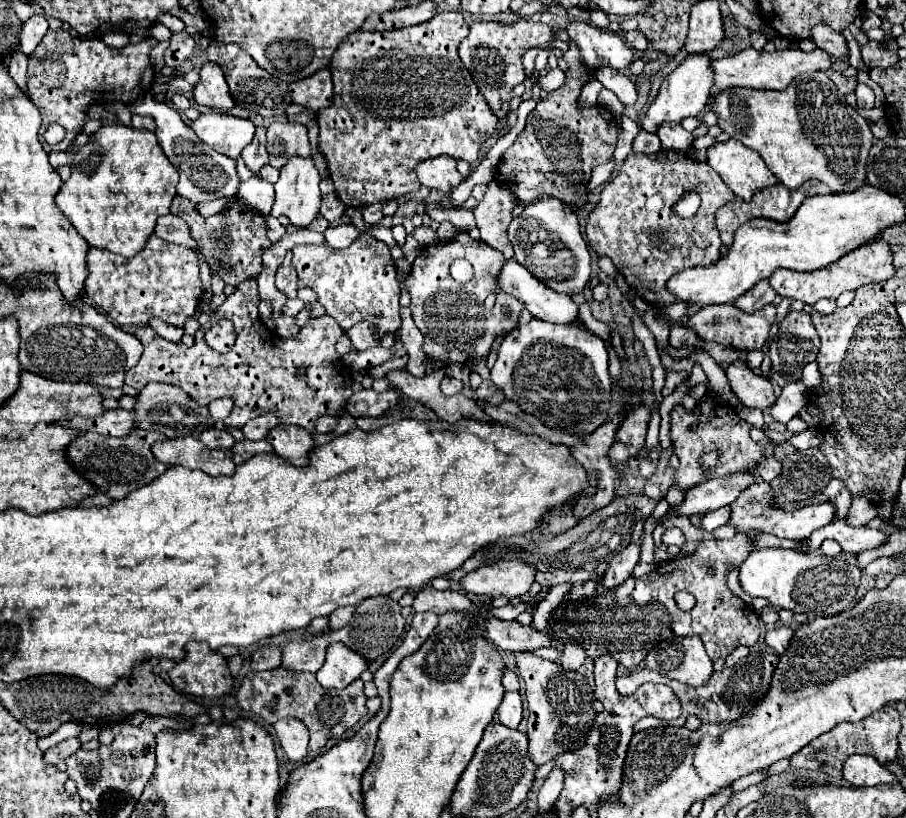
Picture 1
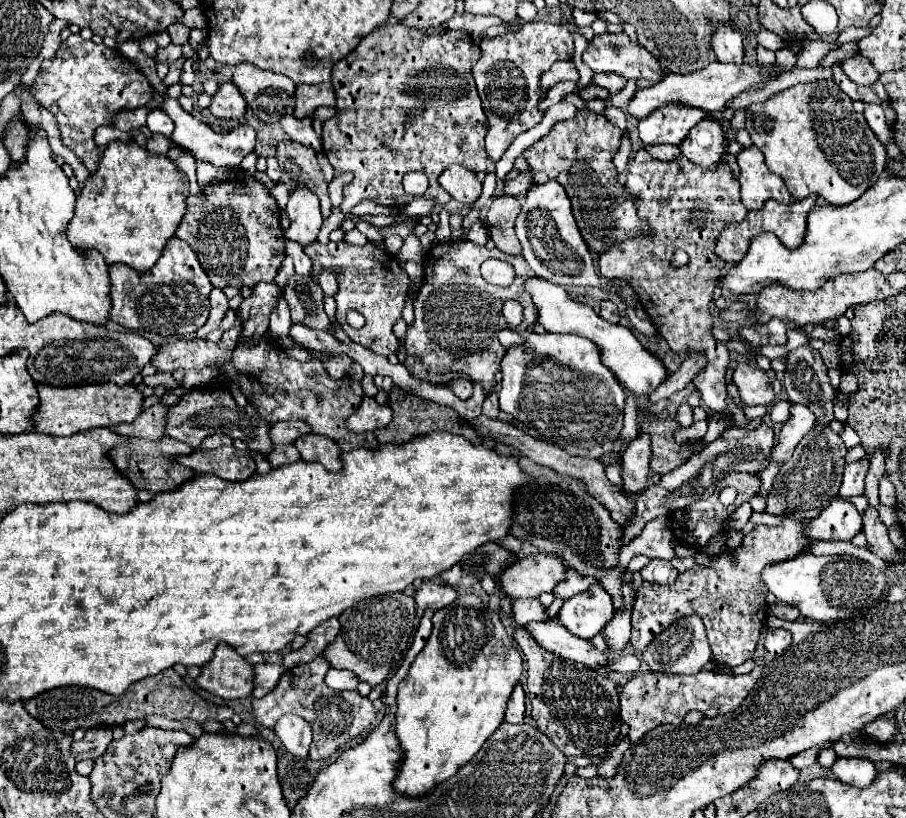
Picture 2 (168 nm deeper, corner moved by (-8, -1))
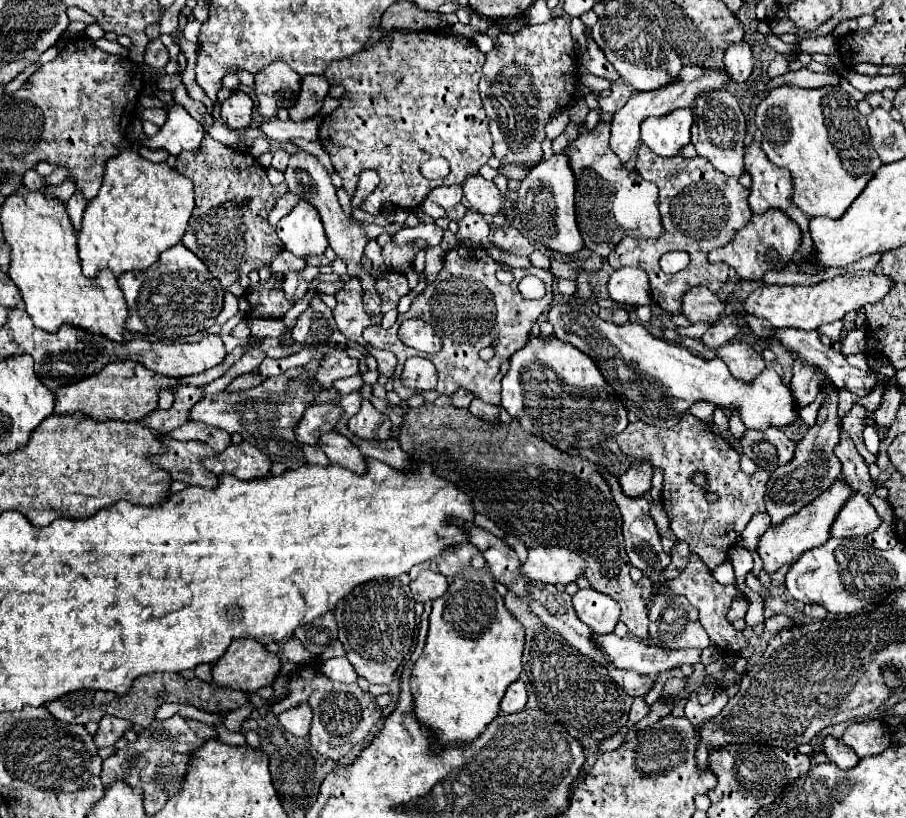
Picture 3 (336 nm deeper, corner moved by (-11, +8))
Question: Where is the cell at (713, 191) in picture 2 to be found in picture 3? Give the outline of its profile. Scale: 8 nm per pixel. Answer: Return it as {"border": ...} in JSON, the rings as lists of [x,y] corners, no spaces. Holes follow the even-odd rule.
{"border":[[[640,144],[638,148],[636,172],[658,186],[662,202],[660,214],[666,232],[658,240],[642,240],[630,236],[622,238],[620,244],[614,248],[614,252],[608,256],[608,264],[612,268],[624,268],[624,266],[642,268],[650,278],[652,300],[662,310],[666,310],[666,314],[680,314],[682,296],[690,286],[704,284],[708,290],[716,292],[728,280],[730,266],[724,262],[716,264],[708,262],[708,252],[728,244],[734,238],[734,234],[750,220],[752,210],[748,208],[748,188],[744,188],[736,178],[718,172],[702,156],[664,158],[654,154],[646,144]],[[670,250],[690,252],[690,266],[678,274],[662,272],[660,258]]]}

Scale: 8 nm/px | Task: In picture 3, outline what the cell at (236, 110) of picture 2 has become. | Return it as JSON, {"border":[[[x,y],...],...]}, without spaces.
{"border":[[[234,90],[230,98],[220,104],[220,118],[230,128],[246,128],[252,120],[252,106],[254,102],[246,92]]]}

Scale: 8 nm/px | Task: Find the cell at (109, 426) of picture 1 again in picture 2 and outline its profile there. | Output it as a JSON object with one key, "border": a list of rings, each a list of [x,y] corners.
{"border":[[[163,403],[147,407],[147,411],[141,413],[137,421],[133,421],[135,437],[143,437],[151,441],[163,439],[165,437],[165,413],[169,413],[169,407]]]}

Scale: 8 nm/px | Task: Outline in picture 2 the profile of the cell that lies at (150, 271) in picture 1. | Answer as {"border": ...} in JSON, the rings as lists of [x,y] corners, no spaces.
{"border":[[[177,237],[167,243],[161,259],[153,265],[153,269],[139,273],[125,265],[111,265],[109,275],[113,299],[111,321],[125,329],[157,333],[161,337],[185,337],[207,323],[211,309],[209,293],[213,287],[193,249]]]}

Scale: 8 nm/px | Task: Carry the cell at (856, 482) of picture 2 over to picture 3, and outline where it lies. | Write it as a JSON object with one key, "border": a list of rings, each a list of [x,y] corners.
{"border":[[[854,404],[852,410],[842,418],[842,428],[852,438],[852,442],[858,448],[858,452],[864,456],[866,464],[874,464],[876,462],[876,454],[868,452],[868,448],[864,446],[864,440],[862,440],[862,430],[864,430],[864,418],[866,416],[868,416],[868,412],[864,412],[860,406]]]}

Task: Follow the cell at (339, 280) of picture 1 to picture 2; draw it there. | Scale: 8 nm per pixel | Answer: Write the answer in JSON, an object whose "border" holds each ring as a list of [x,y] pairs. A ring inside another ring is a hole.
{"border":[[[315,241],[309,247],[305,247],[305,253],[311,257],[313,263],[323,265],[327,271],[331,271],[333,267],[343,267],[343,273],[337,275],[339,293],[335,295],[337,301],[335,319],[341,323],[349,339],[383,357],[395,353],[399,349],[399,339],[393,335],[393,325],[397,319],[401,319],[403,303],[411,287],[411,279],[399,267],[399,261],[393,255],[389,255],[385,249],[371,243],[367,243],[365,247],[357,247],[357,245],[347,245],[345,241],[327,243],[327,245]],[[347,311],[359,311],[365,317],[365,327],[351,329],[345,321]]]}

